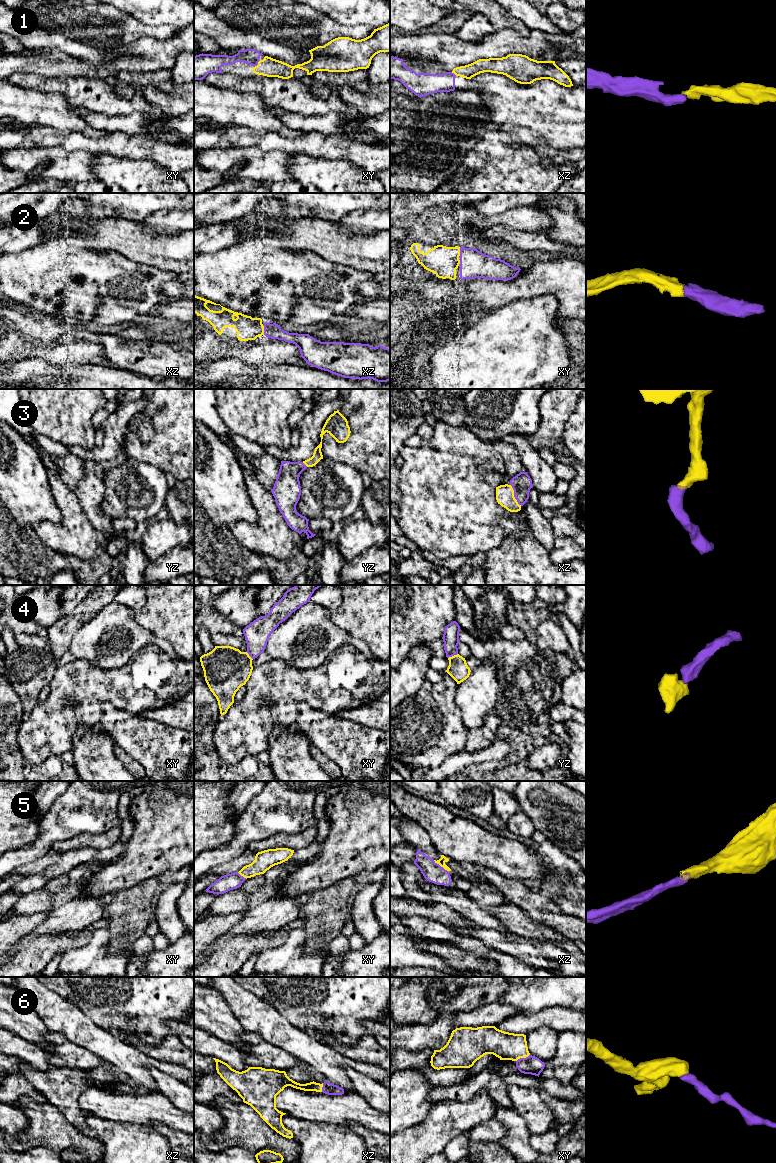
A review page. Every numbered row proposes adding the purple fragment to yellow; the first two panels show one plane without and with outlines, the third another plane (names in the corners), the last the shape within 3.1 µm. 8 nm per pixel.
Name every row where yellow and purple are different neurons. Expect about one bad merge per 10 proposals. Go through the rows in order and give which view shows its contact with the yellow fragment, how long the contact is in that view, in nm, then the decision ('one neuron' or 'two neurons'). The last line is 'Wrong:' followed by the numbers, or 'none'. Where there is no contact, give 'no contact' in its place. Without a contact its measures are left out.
1: contact in xy; length 90 nm; one neuron
2: contact in xy; length 80 nm; one neuron
3: contact in xz; length 200 nm; one neuron
4: contact in yz; length 90 nm; one neuron
5: contact in xz; length 150 nm; one neuron
6: contact in xy; length 130 nm; one neuron
Wrong: none

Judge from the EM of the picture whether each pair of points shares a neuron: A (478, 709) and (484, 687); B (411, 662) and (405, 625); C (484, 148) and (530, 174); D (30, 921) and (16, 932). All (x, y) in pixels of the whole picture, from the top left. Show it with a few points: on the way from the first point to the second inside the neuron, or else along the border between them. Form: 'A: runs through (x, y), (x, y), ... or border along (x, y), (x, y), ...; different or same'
A: runs through (478, 704), (479, 692); same
B: border along (426, 642), (416, 644), (400, 665); different
C: runs through (495, 158), (507, 170), (519, 174); same
D: runs through (27, 923), (19, 929); same

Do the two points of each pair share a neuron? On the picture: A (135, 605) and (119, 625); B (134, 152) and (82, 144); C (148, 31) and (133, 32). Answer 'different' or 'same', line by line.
A: different
B: same
C: same

